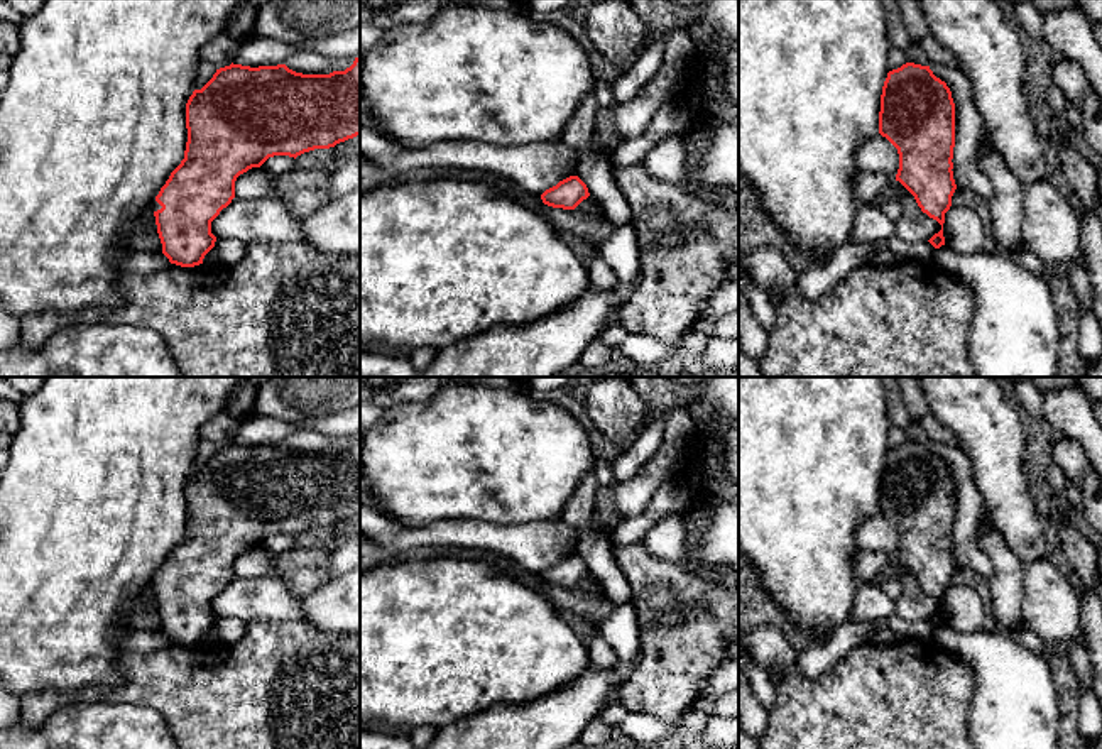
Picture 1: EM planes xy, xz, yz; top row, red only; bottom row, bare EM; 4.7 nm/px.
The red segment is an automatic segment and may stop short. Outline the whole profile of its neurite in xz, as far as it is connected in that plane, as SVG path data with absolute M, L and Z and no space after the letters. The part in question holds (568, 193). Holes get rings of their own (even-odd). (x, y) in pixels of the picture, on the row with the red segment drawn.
M570 176L541 194L544 205L563 210L575 210L590 196L586 184L578 176Z

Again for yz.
M906 63L887 73L881 95L879 134L899 154L899 181L930 218L941 225L928 242L945 245L945 213L957 189L953 179L955 103L930 66Z

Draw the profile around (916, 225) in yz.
M889 179L882 201L897 198L903 203L901 220L894 223L896 237L903 240L930 240L935 233L941 230L941 225L921 211L914 196L896 179Z

